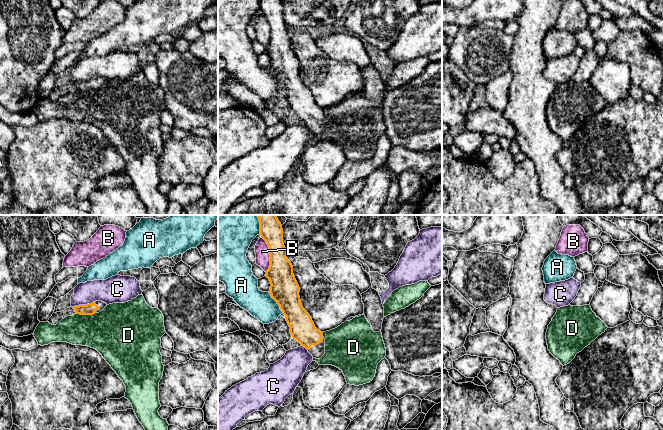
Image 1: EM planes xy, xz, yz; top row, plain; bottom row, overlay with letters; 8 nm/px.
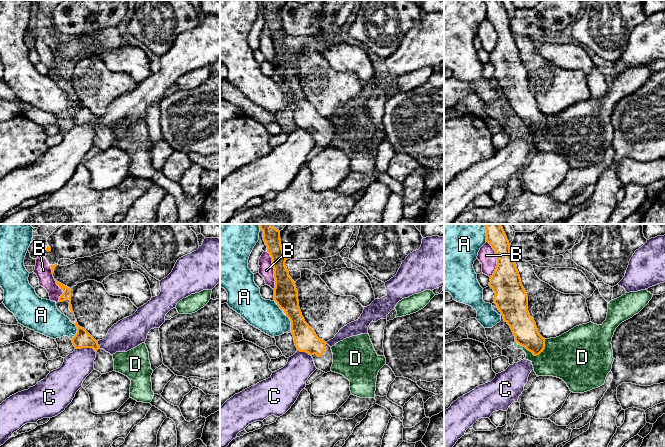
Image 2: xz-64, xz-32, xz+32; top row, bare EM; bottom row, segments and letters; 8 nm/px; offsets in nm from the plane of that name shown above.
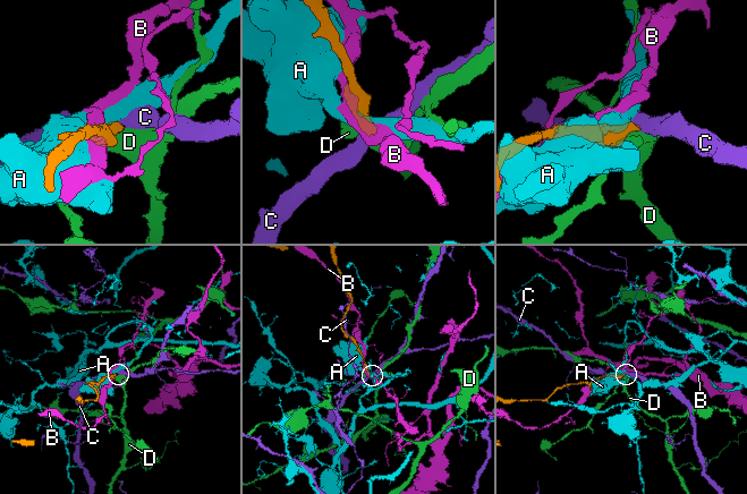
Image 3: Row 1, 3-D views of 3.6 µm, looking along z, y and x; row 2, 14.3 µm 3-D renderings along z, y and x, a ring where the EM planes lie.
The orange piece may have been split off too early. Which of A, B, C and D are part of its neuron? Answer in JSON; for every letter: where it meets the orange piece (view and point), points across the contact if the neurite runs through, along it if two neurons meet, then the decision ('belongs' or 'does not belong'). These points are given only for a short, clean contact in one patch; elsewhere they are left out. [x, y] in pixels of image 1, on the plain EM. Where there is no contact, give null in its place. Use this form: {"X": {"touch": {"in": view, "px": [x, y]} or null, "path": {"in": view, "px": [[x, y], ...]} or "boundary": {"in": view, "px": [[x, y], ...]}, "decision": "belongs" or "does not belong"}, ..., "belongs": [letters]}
{"A": {"touch": {"in": "xz", "px": [277, 79]}, "decision": "does not belong"}, "B": {"touch": {"in": "xz", "px": [270, 30]}, "decision": "does not belong"}, "C": {"touch": {"in": "xy", "px": [83, 81]}, "boundary": {"in": "xy", "px": [[94, 77], [73, 83]]}, "decision": "does not belong"}, "D": {"touch": {"in": "xy", "px": [86, 90]}, "decision": "does not belong"}, "belongs": []}

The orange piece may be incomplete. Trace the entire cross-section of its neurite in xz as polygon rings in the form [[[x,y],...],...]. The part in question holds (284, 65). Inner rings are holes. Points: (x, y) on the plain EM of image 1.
[[[260,0],[260,11],[270,25],[270,42],[265,50],[271,60],[269,69],[285,91],[292,114],[304,122],[313,134],[320,135],[325,130],[325,115],[323,108],[315,103],[312,94],[301,80],[300,64],[293,50],[293,42],[287,34],[288,26],[283,19],[282,1]]]

